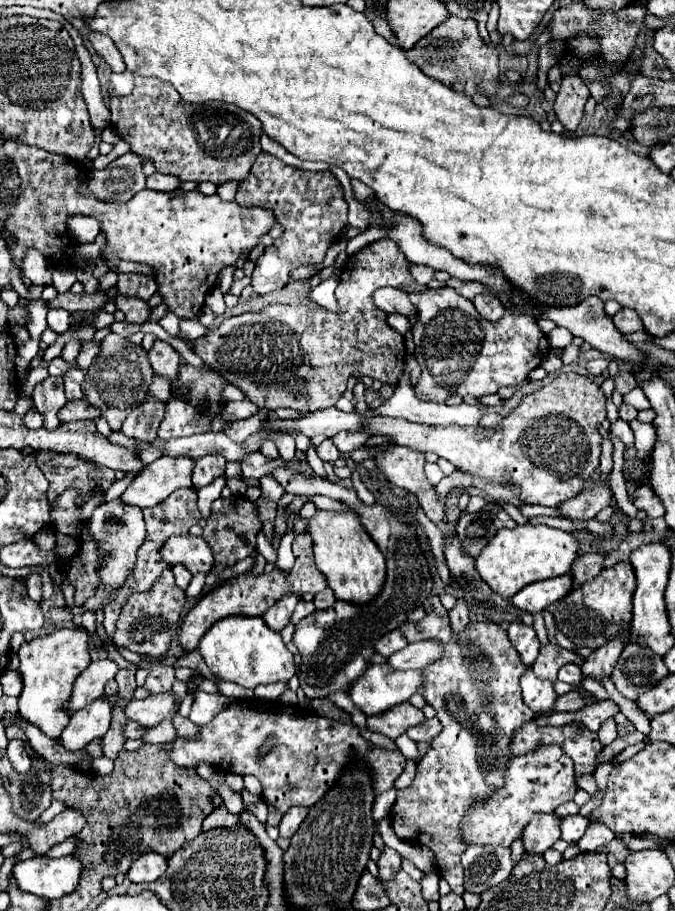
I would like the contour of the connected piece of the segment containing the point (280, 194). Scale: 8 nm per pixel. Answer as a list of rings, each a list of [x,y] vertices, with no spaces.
[[[270,153],[258,155],[250,175],[238,187],[236,203],[272,209],[276,221],[284,227],[282,237],[266,247],[256,261],[256,269],[252,273],[252,287],[258,295],[282,289],[288,283],[292,269],[296,267],[320,265],[324,261],[326,249],[340,239],[342,229],[348,225],[348,203],[344,199],[340,181],[330,171],[302,171],[282,163]]]

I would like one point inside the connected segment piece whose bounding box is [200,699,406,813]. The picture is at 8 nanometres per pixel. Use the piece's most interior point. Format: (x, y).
(309, 751)

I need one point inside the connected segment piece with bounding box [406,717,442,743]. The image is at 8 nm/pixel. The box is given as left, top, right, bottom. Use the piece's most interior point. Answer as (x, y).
(429, 729)

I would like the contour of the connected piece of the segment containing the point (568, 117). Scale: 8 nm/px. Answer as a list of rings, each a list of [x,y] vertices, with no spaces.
[[[566,75],[560,83],[560,93],[554,103],[558,121],[568,133],[576,133],[578,123],[584,115],[584,103],[590,97],[590,91],[580,75]]]

